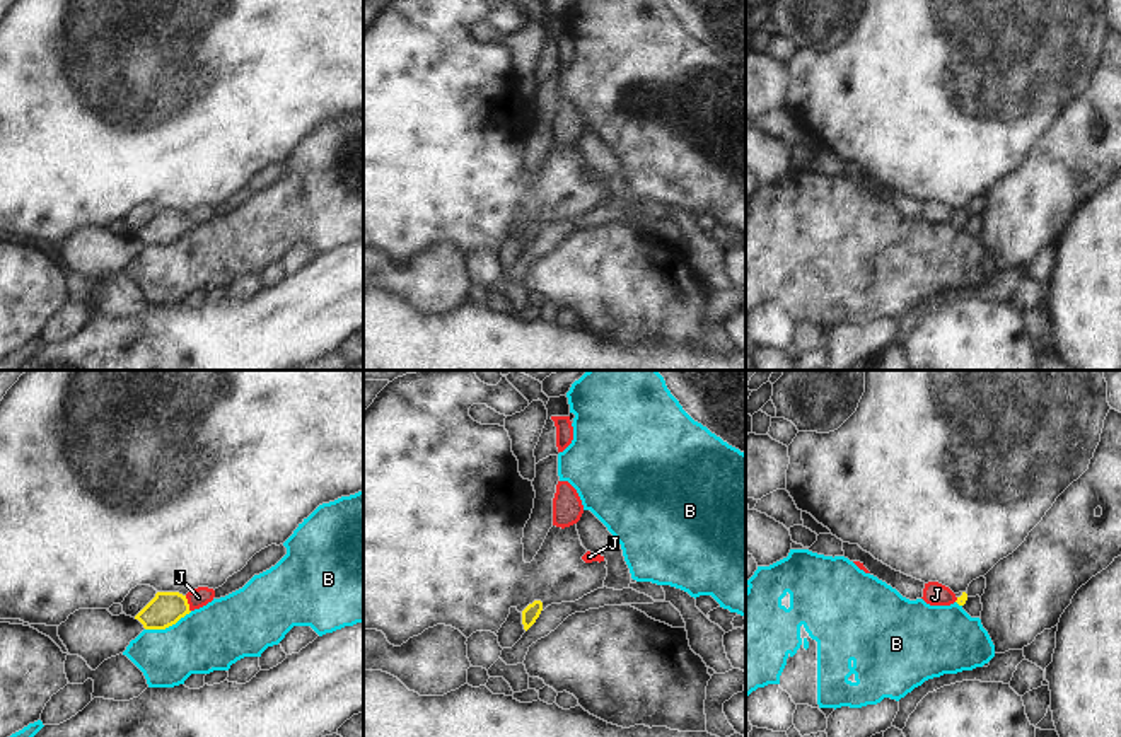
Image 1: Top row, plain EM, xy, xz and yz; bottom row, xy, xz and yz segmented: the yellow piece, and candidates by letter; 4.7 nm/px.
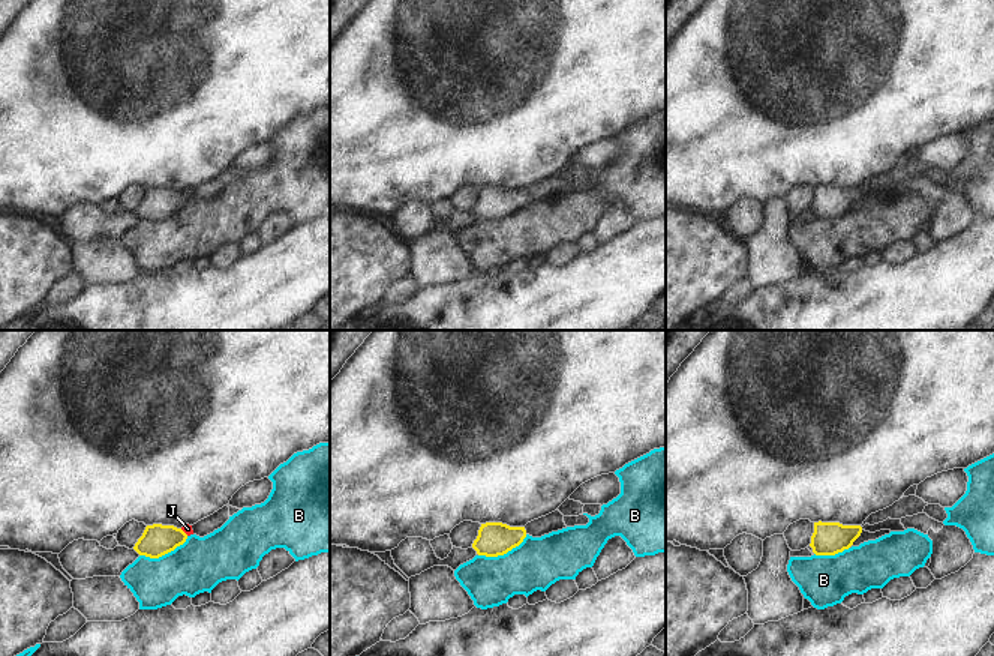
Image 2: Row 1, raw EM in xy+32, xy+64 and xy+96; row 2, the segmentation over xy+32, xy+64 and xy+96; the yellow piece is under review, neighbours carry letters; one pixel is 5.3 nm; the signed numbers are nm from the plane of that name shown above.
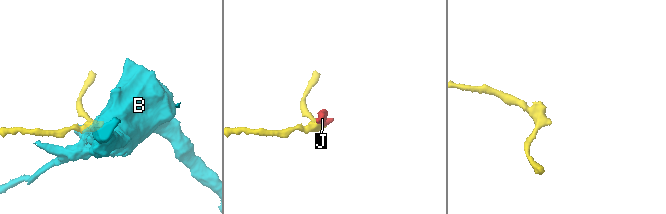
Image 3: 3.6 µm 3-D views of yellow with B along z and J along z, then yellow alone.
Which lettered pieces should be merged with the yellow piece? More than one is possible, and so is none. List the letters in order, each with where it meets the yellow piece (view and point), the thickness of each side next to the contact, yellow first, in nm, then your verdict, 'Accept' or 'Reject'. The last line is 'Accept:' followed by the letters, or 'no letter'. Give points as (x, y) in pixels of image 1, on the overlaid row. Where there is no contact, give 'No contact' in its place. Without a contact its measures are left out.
B: Touches yellow at xy (168, 626). Thickness 160 nm (yellow) against 300 nm. Reject
J: Touches yellow at xy (188, 604). Thickness 160 nm (yellow) against 90 nm. Reject
Accept: no letter

